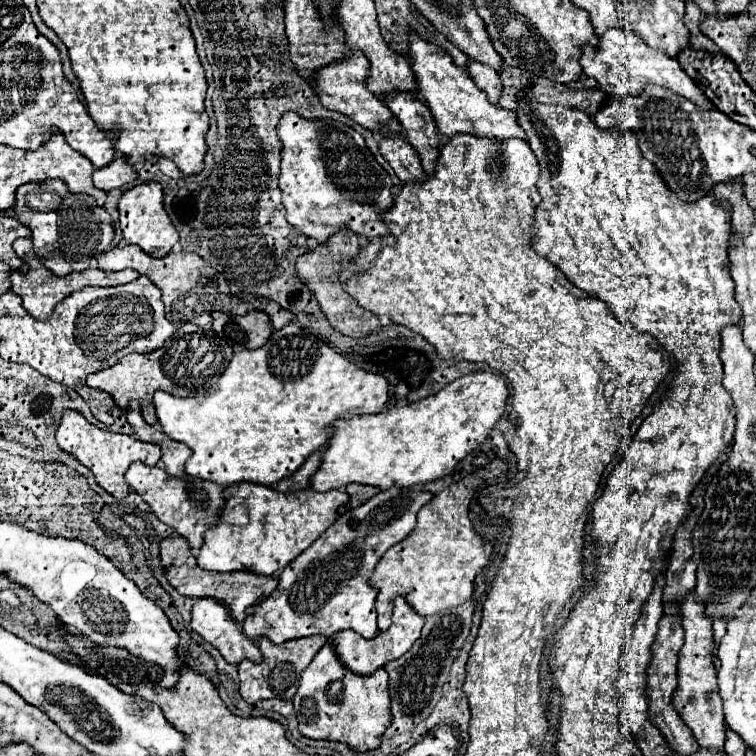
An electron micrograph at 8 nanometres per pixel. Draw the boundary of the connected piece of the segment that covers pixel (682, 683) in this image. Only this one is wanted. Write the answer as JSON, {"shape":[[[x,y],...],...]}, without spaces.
{"shape":[[[691,594],[683,600],[683,628],[685,628],[685,644],[679,650],[679,686],[673,694],[673,704],[677,712],[683,716],[685,724],[693,730],[699,746],[723,746],[725,742],[725,726],[723,726],[723,702],[719,698],[717,688],[717,670],[713,666],[711,654],[715,652],[711,618],[703,614],[703,602],[695,602]]]}

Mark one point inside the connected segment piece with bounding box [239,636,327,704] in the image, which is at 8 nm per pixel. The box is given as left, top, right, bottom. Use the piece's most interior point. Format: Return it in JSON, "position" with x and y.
{"position":[258,681]}

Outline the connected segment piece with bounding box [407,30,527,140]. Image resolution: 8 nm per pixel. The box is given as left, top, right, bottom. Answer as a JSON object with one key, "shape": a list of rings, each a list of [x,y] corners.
{"shape":[[[409,30],[411,38],[409,38],[409,62],[411,62],[411,70],[415,74],[415,82],[419,88],[419,94],[425,98],[435,124],[439,128],[439,132],[443,136],[447,134],[459,134],[459,132],[467,132],[467,134],[475,134],[475,136],[493,136],[493,138],[523,138],[527,140],[527,136],[523,134],[521,126],[517,124],[517,114],[515,110],[503,110],[499,106],[493,106],[487,98],[487,94],[483,94],[483,90],[479,90],[475,86],[475,82],[471,82],[471,78],[467,78],[467,72],[461,70],[453,58],[449,58],[449,54],[445,50],[441,50],[437,44],[427,42],[423,38],[419,38],[419,34],[415,34],[415,30]]]}

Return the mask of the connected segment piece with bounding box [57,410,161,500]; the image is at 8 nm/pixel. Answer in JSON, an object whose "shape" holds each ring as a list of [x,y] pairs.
{"shape":[[[65,410],[61,424],[57,428],[57,444],[73,454],[81,464],[85,464],[87,468],[91,468],[91,472],[95,474],[95,480],[99,482],[99,486],[103,490],[107,490],[109,494],[113,494],[117,500],[123,500],[127,496],[127,482],[125,482],[125,472],[133,462],[143,462],[147,466],[155,466],[161,460],[161,448],[157,444],[149,444],[143,442],[135,436],[127,436],[127,434],[117,434],[111,430],[101,430],[95,424],[87,422],[87,418],[77,412],[77,410]]]}

